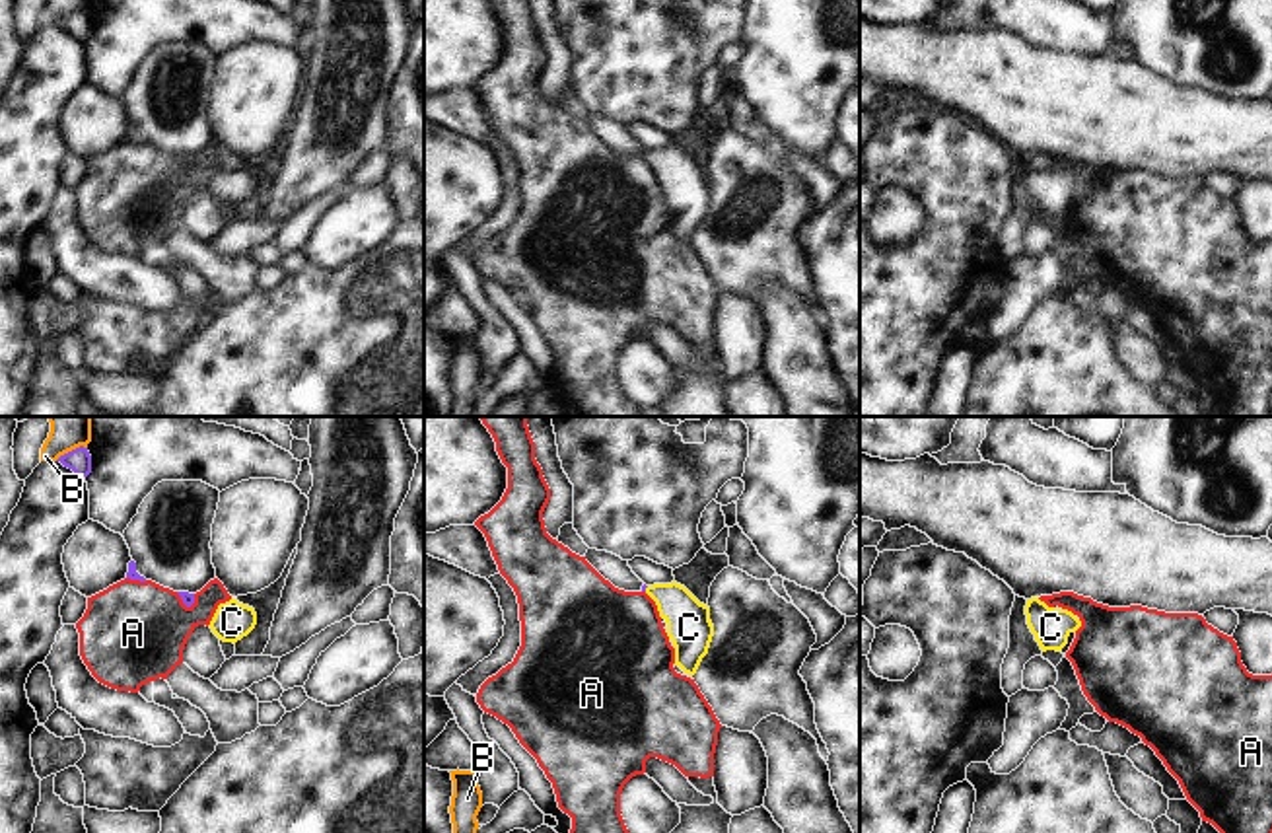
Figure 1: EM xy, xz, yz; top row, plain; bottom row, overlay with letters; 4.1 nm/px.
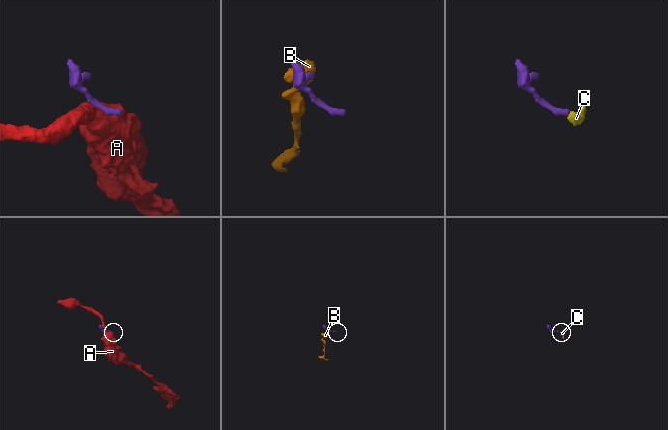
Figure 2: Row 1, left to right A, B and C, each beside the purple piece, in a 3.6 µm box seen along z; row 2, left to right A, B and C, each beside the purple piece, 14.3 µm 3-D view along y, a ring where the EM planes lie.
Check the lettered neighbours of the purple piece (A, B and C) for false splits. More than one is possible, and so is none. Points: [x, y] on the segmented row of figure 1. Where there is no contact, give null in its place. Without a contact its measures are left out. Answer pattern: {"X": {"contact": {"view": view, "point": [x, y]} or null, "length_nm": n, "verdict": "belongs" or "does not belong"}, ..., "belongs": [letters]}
{"A": {"contact": {"view": "xy", "point": [185, 604]}, "length_nm": 100, "verdict": "does not belong"}, "B": {"contact": {"view": "xy", "point": [72, 450]}, "length_nm": 150, "verdict": "does not belong"}, "C": {"contact": {"view": "xz", "point": [646, 586]}, "length_nm": 30, "verdict": "belongs"}, "belongs": ["C"]}

